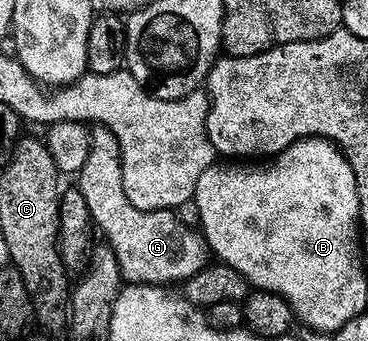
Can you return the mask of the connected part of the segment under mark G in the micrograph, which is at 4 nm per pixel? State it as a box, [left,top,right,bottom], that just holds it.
[75,124,211,286]

